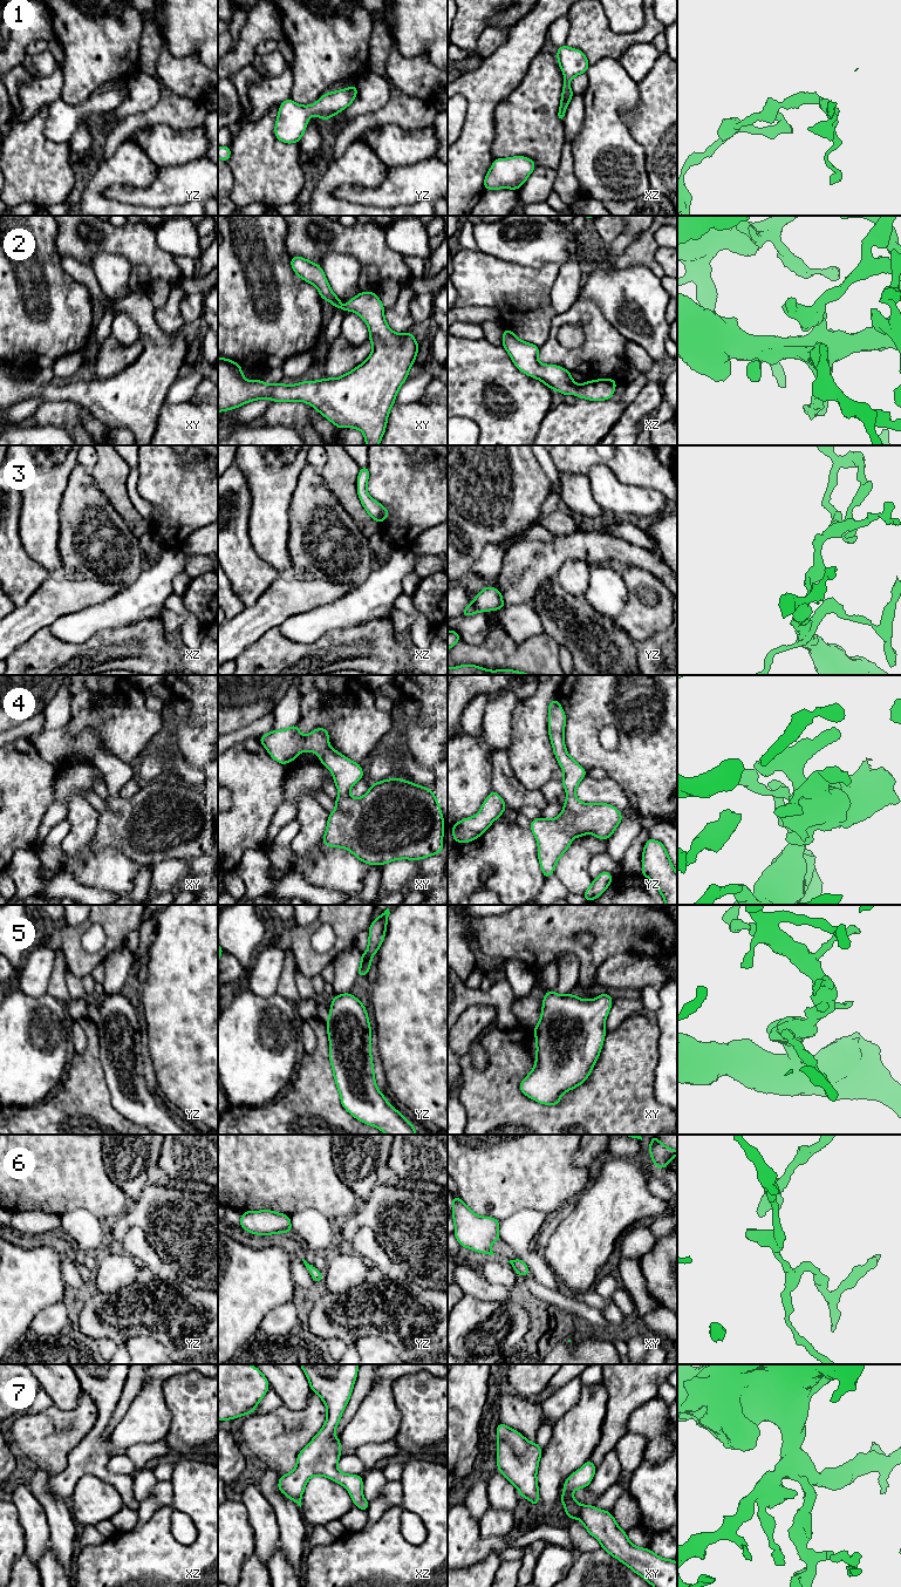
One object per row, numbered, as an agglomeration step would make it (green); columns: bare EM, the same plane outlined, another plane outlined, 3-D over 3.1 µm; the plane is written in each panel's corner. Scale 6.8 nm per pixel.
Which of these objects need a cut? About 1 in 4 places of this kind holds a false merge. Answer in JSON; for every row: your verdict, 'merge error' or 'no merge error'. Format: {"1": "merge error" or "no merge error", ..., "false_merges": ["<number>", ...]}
{"1": "no merge error", "2": "no merge error", "3": "no merge error", "4": "no merge error", "5": "no merge error", "6": "no merge error", "7": "no merge error", "false_merges": []}

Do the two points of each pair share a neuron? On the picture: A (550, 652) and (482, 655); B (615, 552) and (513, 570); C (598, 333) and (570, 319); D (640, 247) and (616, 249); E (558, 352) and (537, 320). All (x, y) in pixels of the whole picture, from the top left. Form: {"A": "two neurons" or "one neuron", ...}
{"A": "one neuron", "B": "one neuron", "C": "one neuron", "D": "two neurons", "E": "two neurons"}

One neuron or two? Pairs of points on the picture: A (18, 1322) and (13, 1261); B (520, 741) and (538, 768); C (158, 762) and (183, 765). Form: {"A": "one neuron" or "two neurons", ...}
{"A": "one neuron", "B": "one neuron", "C": "one neuron"}

